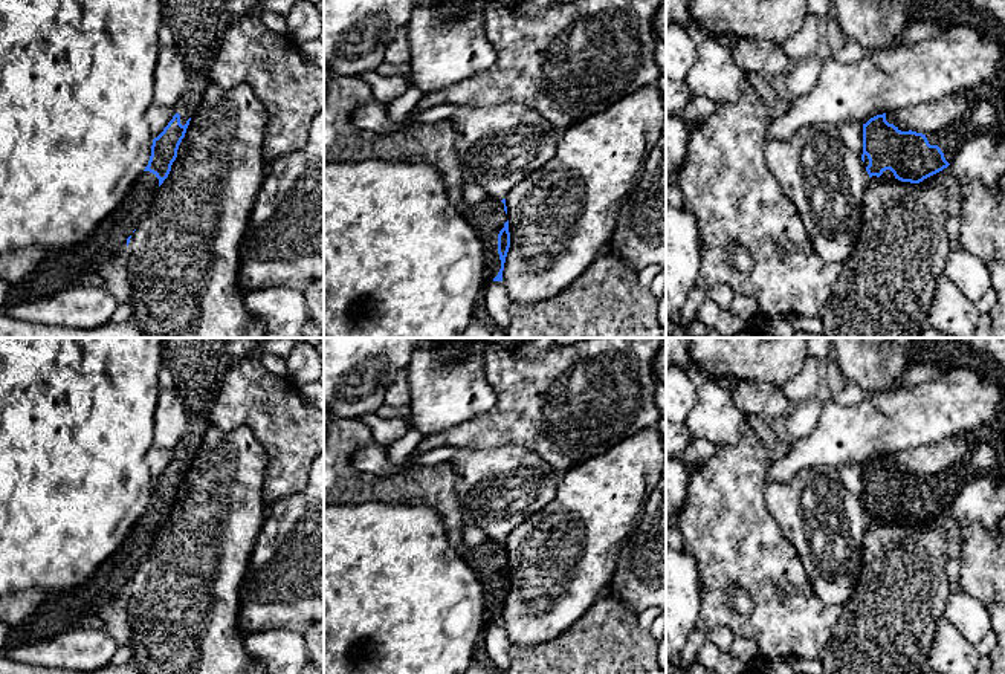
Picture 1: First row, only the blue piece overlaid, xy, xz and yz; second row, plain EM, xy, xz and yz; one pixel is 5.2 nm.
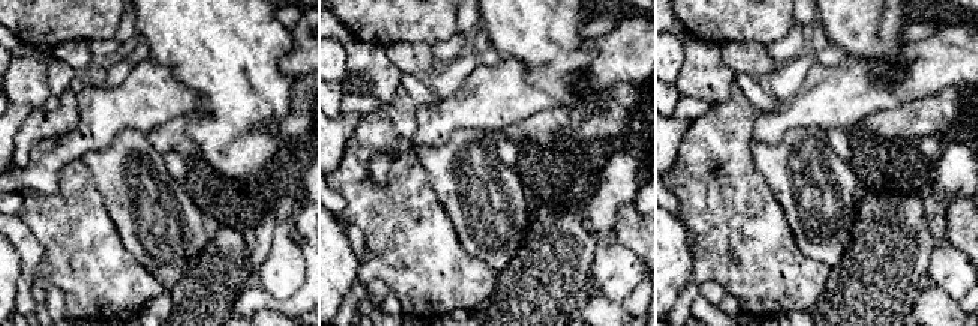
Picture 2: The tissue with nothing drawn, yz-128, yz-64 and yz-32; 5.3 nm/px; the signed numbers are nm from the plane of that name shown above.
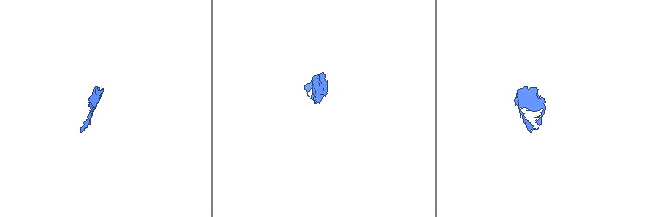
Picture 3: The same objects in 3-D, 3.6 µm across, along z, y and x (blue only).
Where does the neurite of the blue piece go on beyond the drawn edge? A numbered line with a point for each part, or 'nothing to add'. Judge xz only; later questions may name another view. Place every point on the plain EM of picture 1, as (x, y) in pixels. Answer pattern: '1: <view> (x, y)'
1: xz (487, 560)

